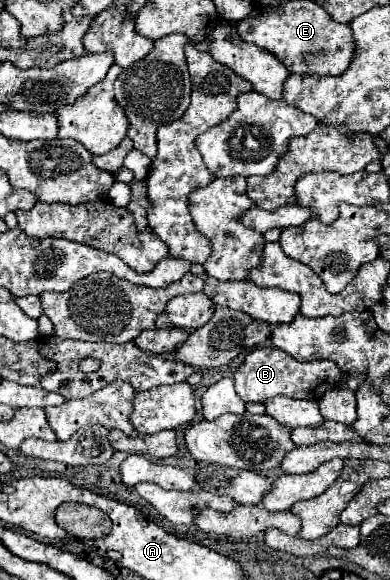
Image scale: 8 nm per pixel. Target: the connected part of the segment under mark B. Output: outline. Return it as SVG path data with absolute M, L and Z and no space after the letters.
M252 349L246 355L244 365L234 373L234 385L236 393L244 403L264 403L270 397L284 395L290 399L314 399L318 401L324 393L330 389L336 389L340 383L342 371L336 363L320 359L320 361L308 361L300 363L286 355L280 349Z

